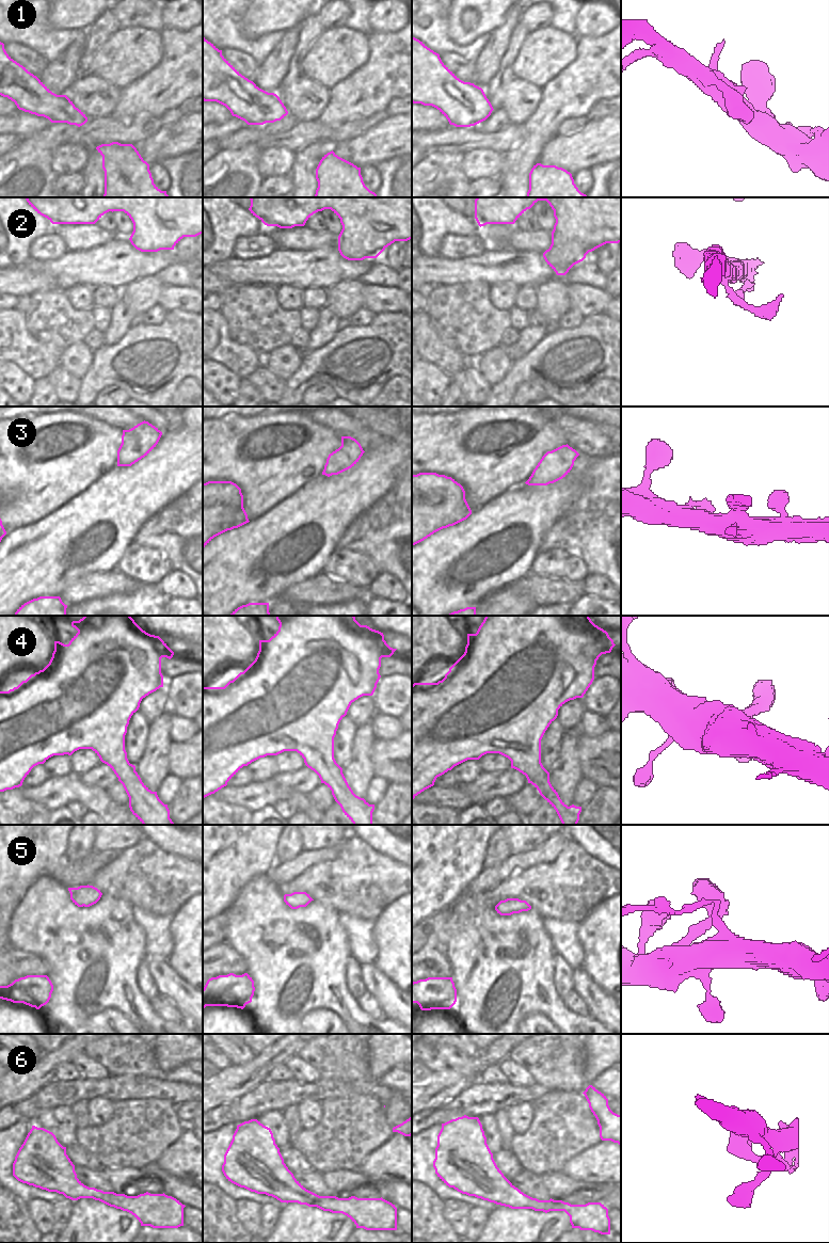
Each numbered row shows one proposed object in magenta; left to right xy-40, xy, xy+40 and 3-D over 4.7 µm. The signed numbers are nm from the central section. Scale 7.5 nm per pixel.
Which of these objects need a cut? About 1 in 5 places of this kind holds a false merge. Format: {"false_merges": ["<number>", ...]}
{"false_merges": ["5"]}

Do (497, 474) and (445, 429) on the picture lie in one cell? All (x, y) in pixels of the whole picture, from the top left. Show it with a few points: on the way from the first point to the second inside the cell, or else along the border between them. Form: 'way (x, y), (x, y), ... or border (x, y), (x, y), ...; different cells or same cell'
way (483, 460), (478, 455), (466, 452), (457, 443); same cell

